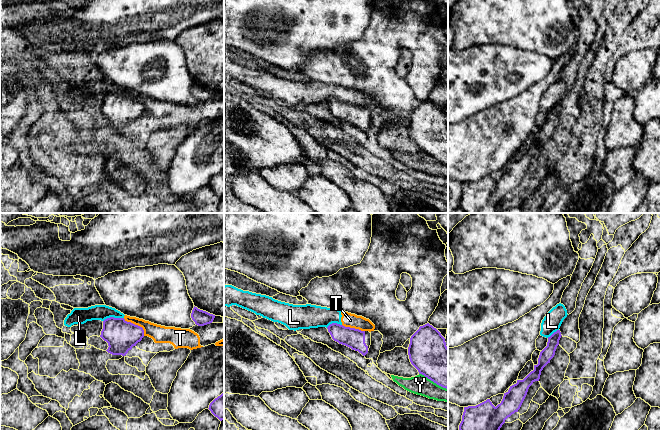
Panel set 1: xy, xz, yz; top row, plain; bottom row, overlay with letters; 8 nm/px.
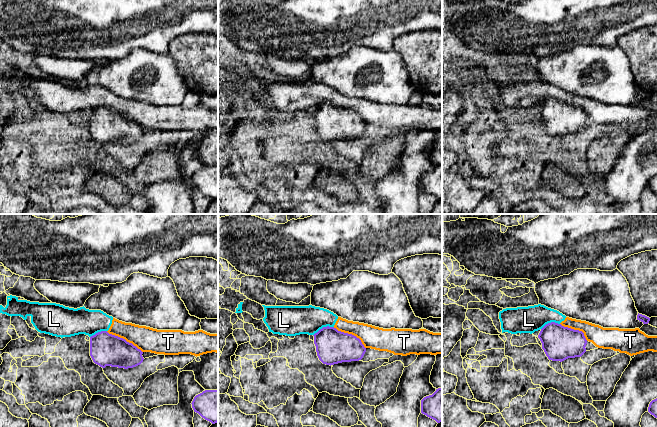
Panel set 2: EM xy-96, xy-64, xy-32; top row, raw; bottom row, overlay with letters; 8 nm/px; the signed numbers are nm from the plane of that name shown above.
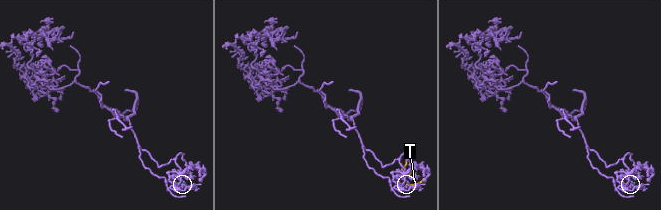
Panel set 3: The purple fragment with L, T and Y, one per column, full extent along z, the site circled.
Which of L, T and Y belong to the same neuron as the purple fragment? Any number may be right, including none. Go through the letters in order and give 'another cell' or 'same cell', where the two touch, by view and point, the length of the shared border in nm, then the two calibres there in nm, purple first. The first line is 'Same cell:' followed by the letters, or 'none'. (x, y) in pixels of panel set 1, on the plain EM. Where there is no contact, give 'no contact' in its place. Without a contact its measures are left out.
Same cell: none
L: another cell; contact xy (113, 93); length 170 nm; calibres 240 and 130 nm
T: another cell; contact xy (136, 101); length 220 nm; calibres 240 and 140 nm
Y: another cell; contact xz (433, 157); length 260 nm; calibres 320 and 160 nm

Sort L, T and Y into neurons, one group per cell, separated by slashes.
L T / Y

